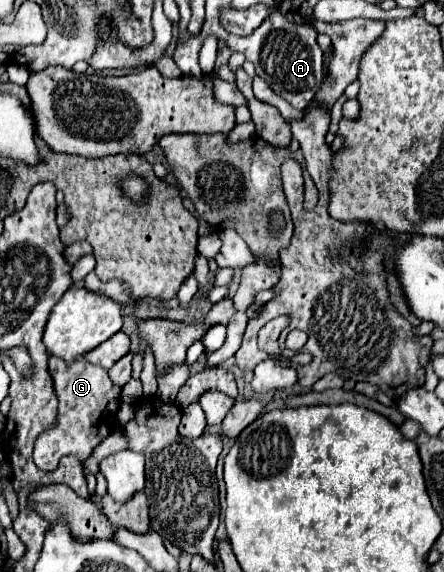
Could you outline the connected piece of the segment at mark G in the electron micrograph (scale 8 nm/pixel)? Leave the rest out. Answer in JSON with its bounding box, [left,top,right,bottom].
[34,358,122,472]

